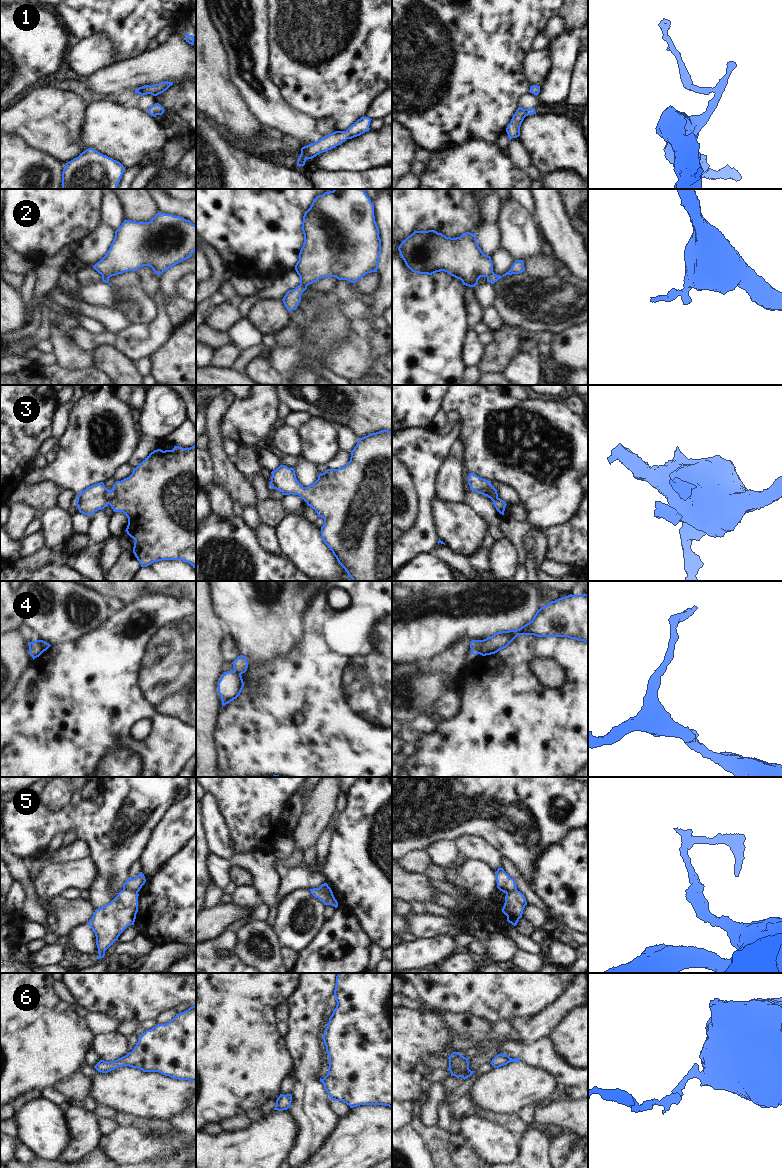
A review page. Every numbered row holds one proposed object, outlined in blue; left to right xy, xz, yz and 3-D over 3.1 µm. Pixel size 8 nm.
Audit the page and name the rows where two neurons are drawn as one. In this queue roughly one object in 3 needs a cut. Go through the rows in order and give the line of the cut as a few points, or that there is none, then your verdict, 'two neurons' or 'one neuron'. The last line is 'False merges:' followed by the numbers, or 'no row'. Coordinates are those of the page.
1: no cut; one neuron
2: cut in xz along (300, 284), (306, 287); two neurons
3: no cut; one neuron
4: cut in yz along (483, 640), (483, 645), (477, 653); two neurons
5: cut in xz along (318, 888), (334, 898); two neurons
6: no cut; one neuron
False merges: 2, 4, 5

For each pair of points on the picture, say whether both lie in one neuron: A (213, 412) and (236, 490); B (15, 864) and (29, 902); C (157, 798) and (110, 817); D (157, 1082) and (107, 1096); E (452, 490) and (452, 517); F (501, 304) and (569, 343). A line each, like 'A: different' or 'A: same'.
A: same
B: same
C: same
D: same
E: different
F: different

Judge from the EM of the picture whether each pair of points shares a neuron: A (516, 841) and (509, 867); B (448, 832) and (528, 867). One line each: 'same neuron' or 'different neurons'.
A: different neurons
B: same neuron

